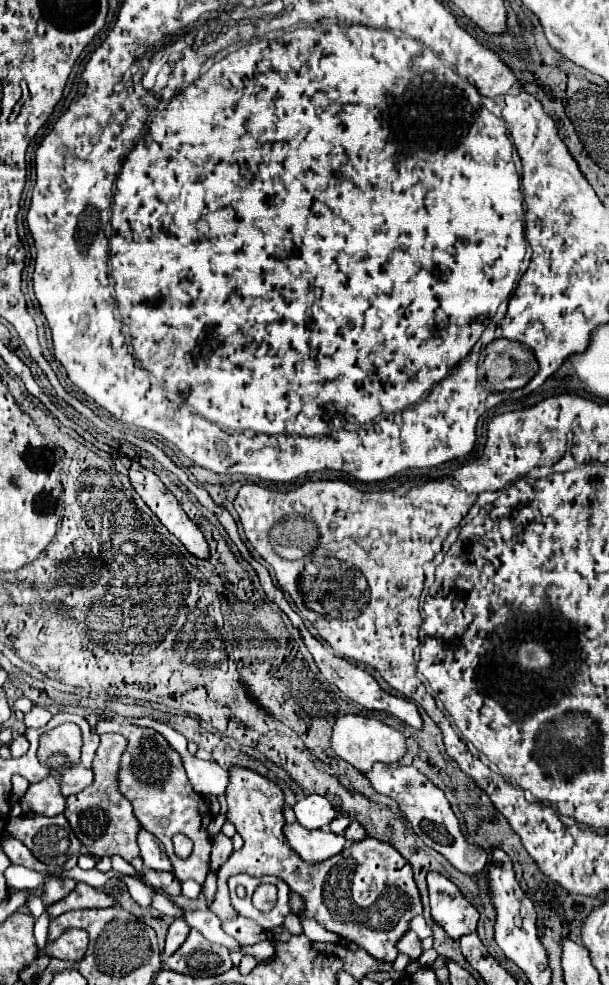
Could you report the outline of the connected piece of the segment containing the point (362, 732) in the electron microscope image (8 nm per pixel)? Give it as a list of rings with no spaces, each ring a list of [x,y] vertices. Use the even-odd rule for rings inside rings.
[[[343,715],[343,717],[339,717],[333,725],[331,745],[333,745],[335,753],[341,759],[351,763],[361,773],[367,773],[367,769],[371,769],[371,765],[375,761],[395,763],[405,755],[405,737],[403,737],[403,733],[395,731],[393,727],[385,725],[379,719],[371,719],[371,717],[363,717],[363,715]]]

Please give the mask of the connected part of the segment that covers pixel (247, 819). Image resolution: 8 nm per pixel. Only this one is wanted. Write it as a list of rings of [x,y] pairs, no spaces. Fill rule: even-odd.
[[[233,767],[229,771],[229,787],[225,791],[225,799],[229,805],[227,819],[237,827],[237,833],[245,843],[239,851],[233,851],[219,869],[219,887],[211,911],[221,921],[237,917],[237,911],[231,907],[227,886],[227,879],[231,875],[273,875],[285,881],[291,891],[303,899],[303,919],[315,919],[327,931],[357,943],[377,961],[395,961],[395,943],[407,931],[409,921],[415,915],[421,915],[423,905],[413,881],[411,865],[389,843],[365,837],[363,841],[351,843],[339,855],[323,863],[303,863],[283,839],[283,793],[275,783],[255,771]]]

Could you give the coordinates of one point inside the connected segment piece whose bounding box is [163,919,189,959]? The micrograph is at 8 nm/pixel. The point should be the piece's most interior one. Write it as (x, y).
(178, 932)

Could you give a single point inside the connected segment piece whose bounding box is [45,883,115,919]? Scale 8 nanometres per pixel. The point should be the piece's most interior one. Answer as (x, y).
(84, 897)

